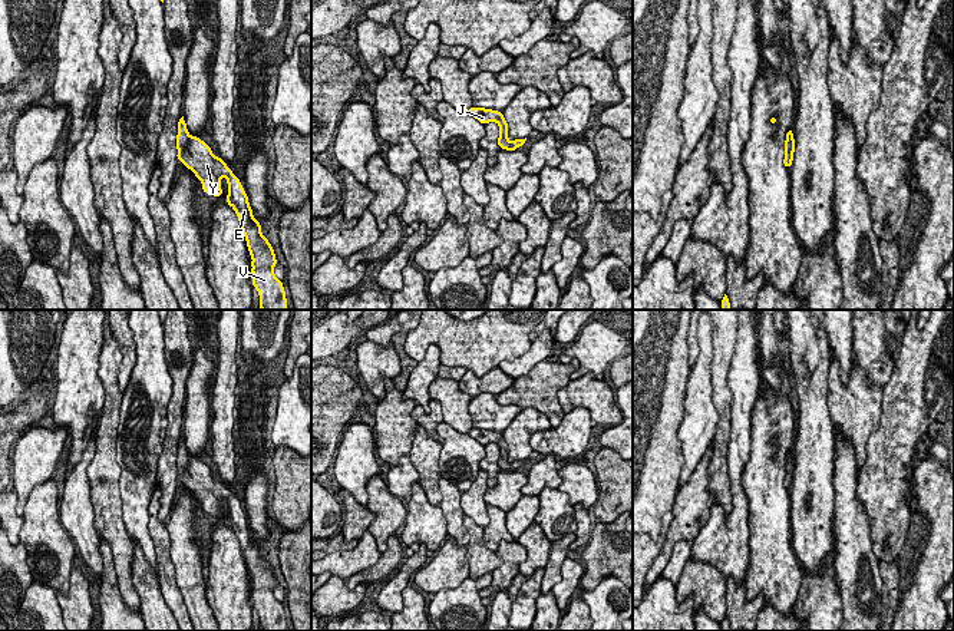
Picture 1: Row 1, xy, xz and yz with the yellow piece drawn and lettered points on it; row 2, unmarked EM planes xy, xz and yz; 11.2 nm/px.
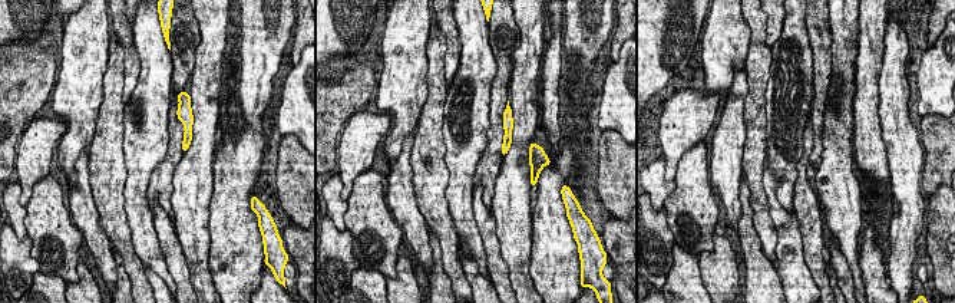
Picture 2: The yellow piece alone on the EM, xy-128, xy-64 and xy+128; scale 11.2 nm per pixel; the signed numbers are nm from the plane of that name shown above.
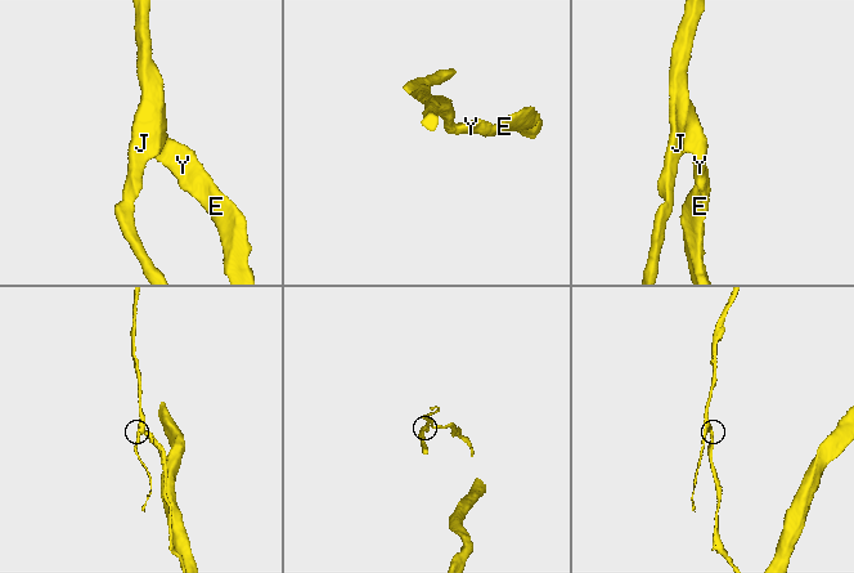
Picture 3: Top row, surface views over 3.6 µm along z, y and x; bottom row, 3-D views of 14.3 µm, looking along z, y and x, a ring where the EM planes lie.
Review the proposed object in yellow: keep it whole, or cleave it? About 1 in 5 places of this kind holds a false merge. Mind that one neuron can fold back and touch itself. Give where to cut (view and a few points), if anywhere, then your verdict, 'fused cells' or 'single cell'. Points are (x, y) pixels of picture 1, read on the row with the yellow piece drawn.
no cut | single cell

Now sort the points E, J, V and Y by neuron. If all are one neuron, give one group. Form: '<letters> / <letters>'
E J V Y

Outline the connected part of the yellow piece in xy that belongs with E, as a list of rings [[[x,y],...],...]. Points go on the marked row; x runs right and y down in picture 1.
[[[184,116],[178,122],[176,148],[178,161],[201,179],[205,194],[212,194],[217,198],[222,195],[219,184],[222,176],[227,178],[230,188],[227,204],[234,208],[240,219],[252,258],[252,287],[260,294],[260,307],[261,310],[287,310],[283,283],[274,275],[275,254],[268,239],[261,234],[260,222],[252,217],[248,196],[240,179],[225,165],[224,159],[212,155],[209,145],[188,133]]]

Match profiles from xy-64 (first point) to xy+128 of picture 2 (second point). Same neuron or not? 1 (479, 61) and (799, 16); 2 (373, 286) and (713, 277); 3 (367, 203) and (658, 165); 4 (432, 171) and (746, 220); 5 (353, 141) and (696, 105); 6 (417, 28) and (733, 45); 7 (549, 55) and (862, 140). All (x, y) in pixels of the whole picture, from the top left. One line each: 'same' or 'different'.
1: same
2: different
3: different
4: different
5: same
6: same
7: same

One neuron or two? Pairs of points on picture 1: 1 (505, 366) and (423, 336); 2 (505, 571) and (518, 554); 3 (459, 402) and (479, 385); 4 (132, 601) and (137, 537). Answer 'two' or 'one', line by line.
1: two
2: one
3: two
4: two

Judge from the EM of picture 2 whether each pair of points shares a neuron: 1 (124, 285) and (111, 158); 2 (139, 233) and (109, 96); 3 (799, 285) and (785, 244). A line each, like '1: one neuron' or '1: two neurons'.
1: two neurons
2: two neurons
3: one neuron

